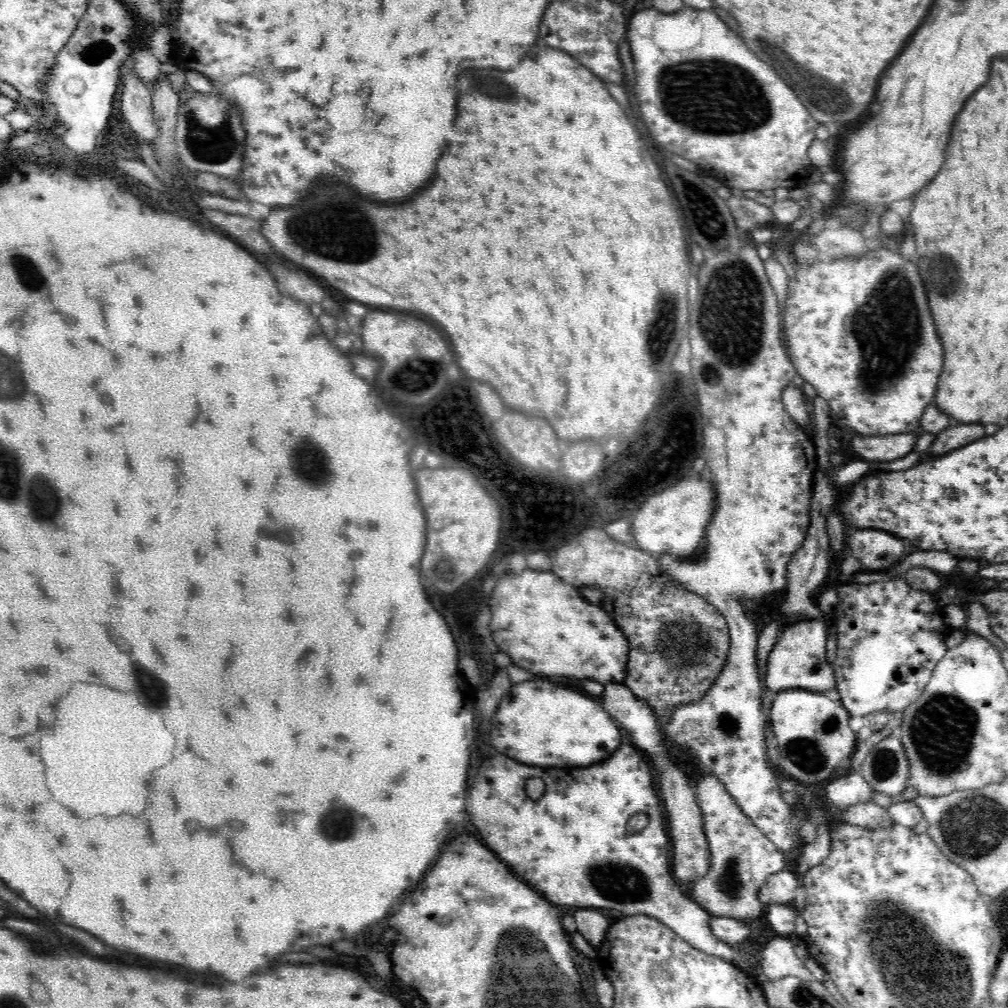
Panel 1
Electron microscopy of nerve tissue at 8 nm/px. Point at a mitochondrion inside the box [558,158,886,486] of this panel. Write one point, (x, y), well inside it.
(732, 309)

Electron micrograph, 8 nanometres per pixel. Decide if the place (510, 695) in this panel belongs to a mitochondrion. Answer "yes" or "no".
no

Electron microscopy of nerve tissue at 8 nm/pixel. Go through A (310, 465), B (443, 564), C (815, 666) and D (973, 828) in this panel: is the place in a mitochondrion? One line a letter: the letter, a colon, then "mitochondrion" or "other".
A: mitochondrion
B: mitochondrion
C: mitochondrion
D: mitochondrion

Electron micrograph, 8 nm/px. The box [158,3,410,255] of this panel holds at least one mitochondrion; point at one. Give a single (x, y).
(216, 143)

